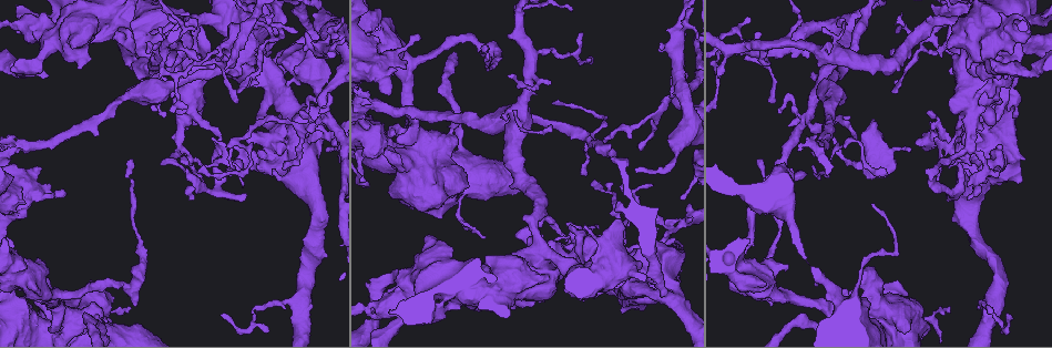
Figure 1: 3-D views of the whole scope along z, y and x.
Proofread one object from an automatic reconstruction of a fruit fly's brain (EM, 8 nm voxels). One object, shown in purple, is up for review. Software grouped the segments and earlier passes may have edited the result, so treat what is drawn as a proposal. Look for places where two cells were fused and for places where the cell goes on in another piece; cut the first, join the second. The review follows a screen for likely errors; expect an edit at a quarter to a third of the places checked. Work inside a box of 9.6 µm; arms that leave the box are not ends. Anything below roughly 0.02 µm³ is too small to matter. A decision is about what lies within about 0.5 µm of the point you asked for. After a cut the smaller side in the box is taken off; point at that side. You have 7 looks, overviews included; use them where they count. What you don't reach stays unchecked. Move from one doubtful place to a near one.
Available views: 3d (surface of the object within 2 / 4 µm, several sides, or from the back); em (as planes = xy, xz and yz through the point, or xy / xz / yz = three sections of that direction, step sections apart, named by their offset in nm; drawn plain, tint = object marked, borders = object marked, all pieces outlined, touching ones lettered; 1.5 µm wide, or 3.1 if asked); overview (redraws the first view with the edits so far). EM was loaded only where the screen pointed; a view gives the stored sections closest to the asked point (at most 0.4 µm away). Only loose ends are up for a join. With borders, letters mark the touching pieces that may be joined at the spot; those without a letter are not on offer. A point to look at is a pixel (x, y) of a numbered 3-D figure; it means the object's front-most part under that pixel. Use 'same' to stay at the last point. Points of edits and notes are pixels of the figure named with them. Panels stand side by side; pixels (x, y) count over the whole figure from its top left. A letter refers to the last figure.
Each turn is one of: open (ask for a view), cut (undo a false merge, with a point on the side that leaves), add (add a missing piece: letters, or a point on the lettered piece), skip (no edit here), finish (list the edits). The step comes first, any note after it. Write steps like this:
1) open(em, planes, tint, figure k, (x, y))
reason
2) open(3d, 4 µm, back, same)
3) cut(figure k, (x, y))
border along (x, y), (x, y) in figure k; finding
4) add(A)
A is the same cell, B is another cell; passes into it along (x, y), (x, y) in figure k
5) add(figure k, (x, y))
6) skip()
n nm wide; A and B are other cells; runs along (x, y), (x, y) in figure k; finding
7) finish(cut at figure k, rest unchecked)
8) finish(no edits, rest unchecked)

open(em, 3.1 µm, xz, step 8, borders, figure 1, (285, 168))
branch stops here

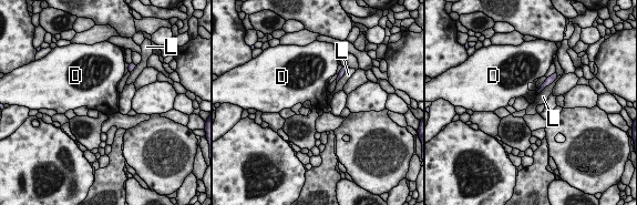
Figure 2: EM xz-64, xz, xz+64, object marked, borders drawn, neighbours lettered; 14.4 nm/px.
skip()
L touches over 380 nm; D and L are other cells; no lettered piece goes on from it

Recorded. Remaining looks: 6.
open(3d, 2 µm, back, figure 1, (495, 62))
calibre changes

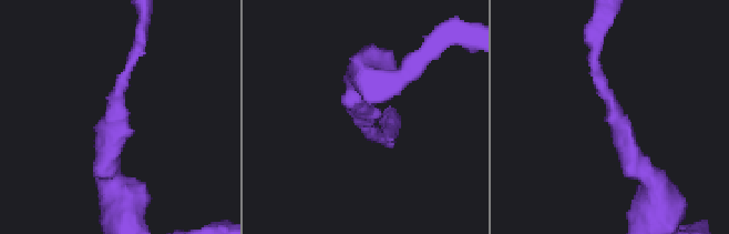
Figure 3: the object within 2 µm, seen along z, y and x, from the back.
open(em, yz, step 4, borders, figure 3, (624, 138))

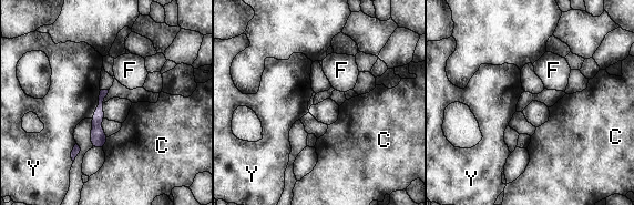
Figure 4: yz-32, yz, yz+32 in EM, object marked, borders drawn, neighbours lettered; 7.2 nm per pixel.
skip()
C, F and Y are other cells; runs along (104, 92), (96, 119), (96, 145) in figure 4; one cell here

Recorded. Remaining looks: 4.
open(em, planes, borders, figure 1, (807, 58))
stops while still wide

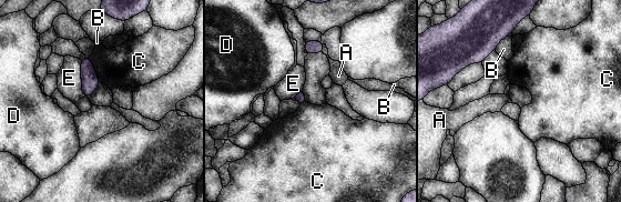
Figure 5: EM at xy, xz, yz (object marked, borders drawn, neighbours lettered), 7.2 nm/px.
skip()
A, B, C, D and E are other cells; border along (89, 57), (94, 72), (101, 81) in figure 5; none of them fits

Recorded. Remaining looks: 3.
finish(no edits, rest unchecked)

